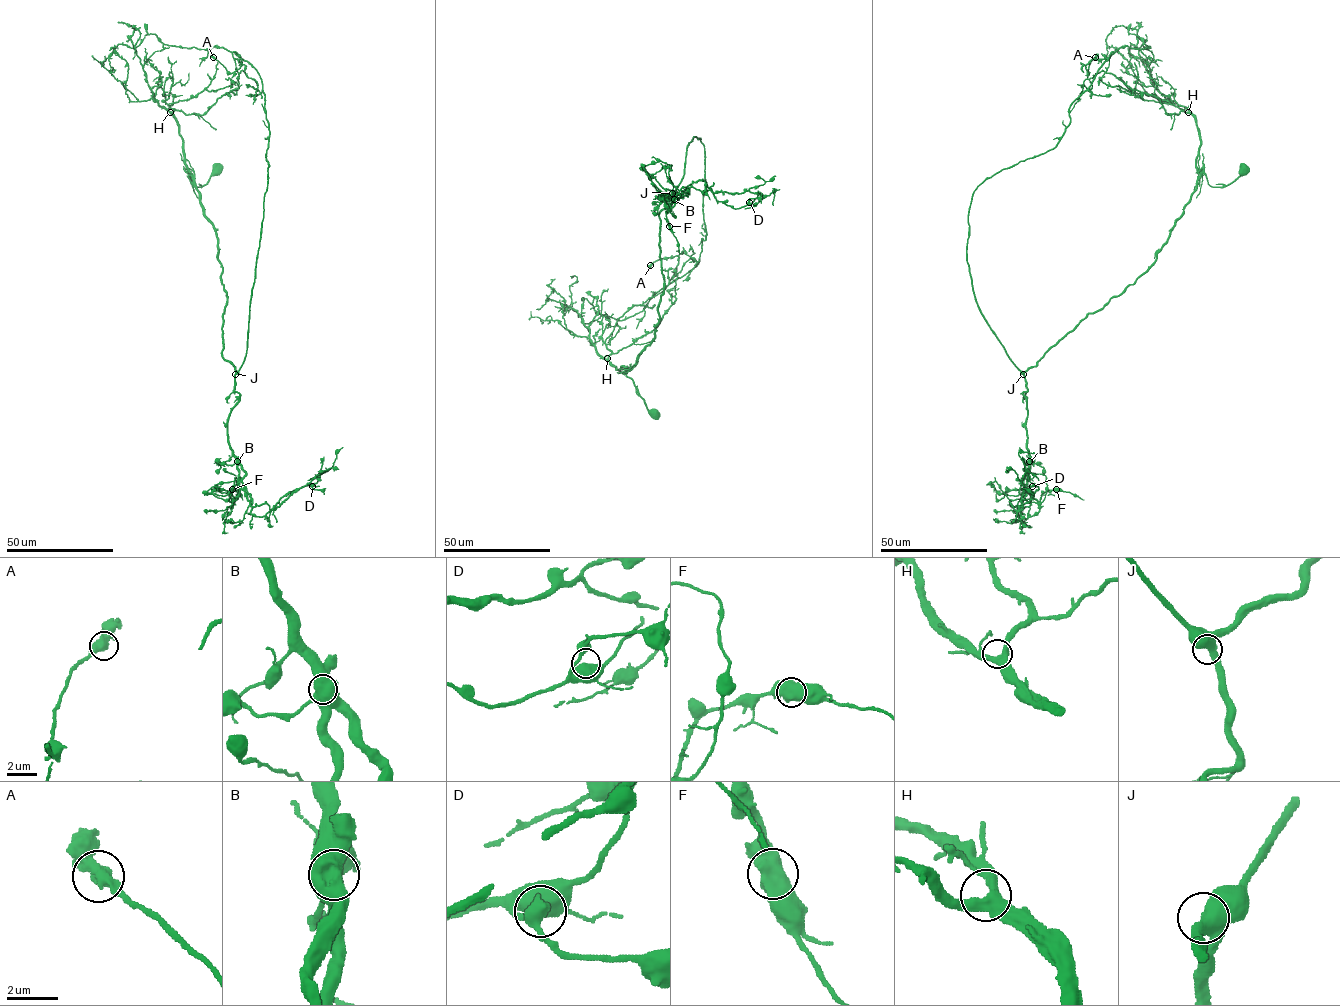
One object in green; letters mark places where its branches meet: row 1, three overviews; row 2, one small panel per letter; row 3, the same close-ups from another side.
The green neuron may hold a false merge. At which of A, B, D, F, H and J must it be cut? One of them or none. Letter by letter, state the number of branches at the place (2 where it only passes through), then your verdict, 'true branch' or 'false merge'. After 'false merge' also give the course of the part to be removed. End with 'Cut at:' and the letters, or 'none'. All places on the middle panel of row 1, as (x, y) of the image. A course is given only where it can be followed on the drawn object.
A: 2 branches meet; true branch
B: 2 branches meet; false merge; foreign part runs (674, 200), (699, 180), (706, 182), (717, 201), (736, 208), (751, 203), (760, 192)
D: 1 branches meet; true branch
F: 2 branches meet; true branch
H: 3 branches meet; true branch
J: 2 branches meet; true branch
Cut at: B

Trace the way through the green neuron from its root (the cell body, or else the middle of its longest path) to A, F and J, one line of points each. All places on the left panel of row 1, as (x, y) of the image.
A: (218, 170), (194, 184), (177, 120), (143, 68), (163, 43), (223, 47), (241, 65), (230, 73), (213, 58)
F: (218, 170), (202, 187), (189, 176), (226, 292), (232, 489)
J: (218, 170), (202, 187), (189, 176), (217, 238), (226, 292), (222, 356), (235, 374)

